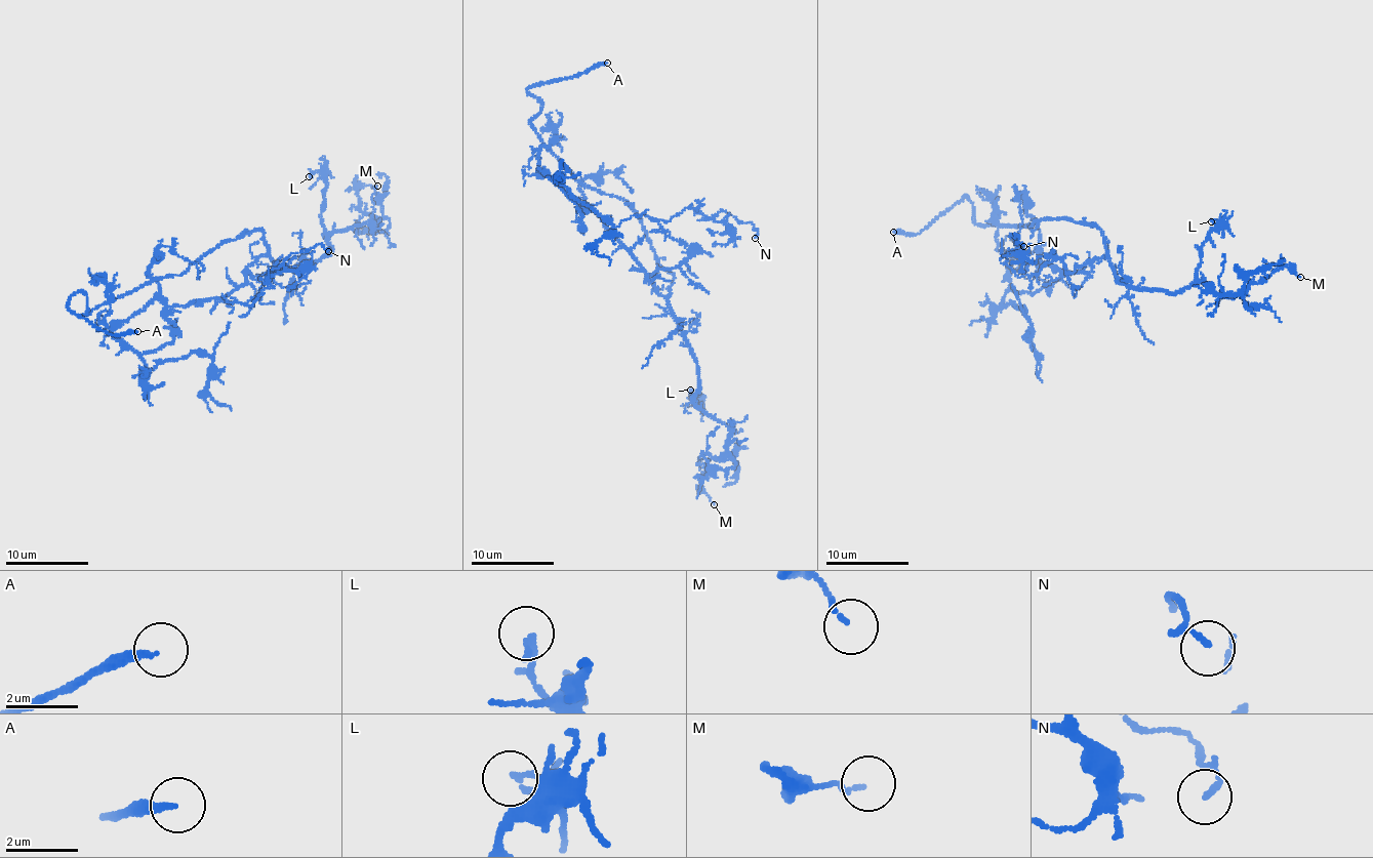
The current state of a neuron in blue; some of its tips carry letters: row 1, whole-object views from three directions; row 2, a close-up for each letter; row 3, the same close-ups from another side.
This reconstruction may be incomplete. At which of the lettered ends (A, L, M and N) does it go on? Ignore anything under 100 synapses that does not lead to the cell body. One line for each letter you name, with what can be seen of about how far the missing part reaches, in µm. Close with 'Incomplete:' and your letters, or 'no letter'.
A: about 30 µm are missing
Incomplete: A

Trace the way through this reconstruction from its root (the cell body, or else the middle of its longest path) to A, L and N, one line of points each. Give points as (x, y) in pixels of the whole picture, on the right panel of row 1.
A: (1076, 222), (1046, 217), (1030, 229), (1031, 223), (984, 226), (972, 218), (965, 196), (919, 234), (893, 232)
L: (1076, 222), (1101, 231), (1106, 256), (1123, 283), (1179, 293), (1195, 280), (1202, 243), (1223, 223), (1211, 221)
N: (1076, 222), (1097, 227), (1107, 255), (1072, 274), (1054, 258), (1020, 277), (1006, 262), (1010, 235), (1023, 246)

